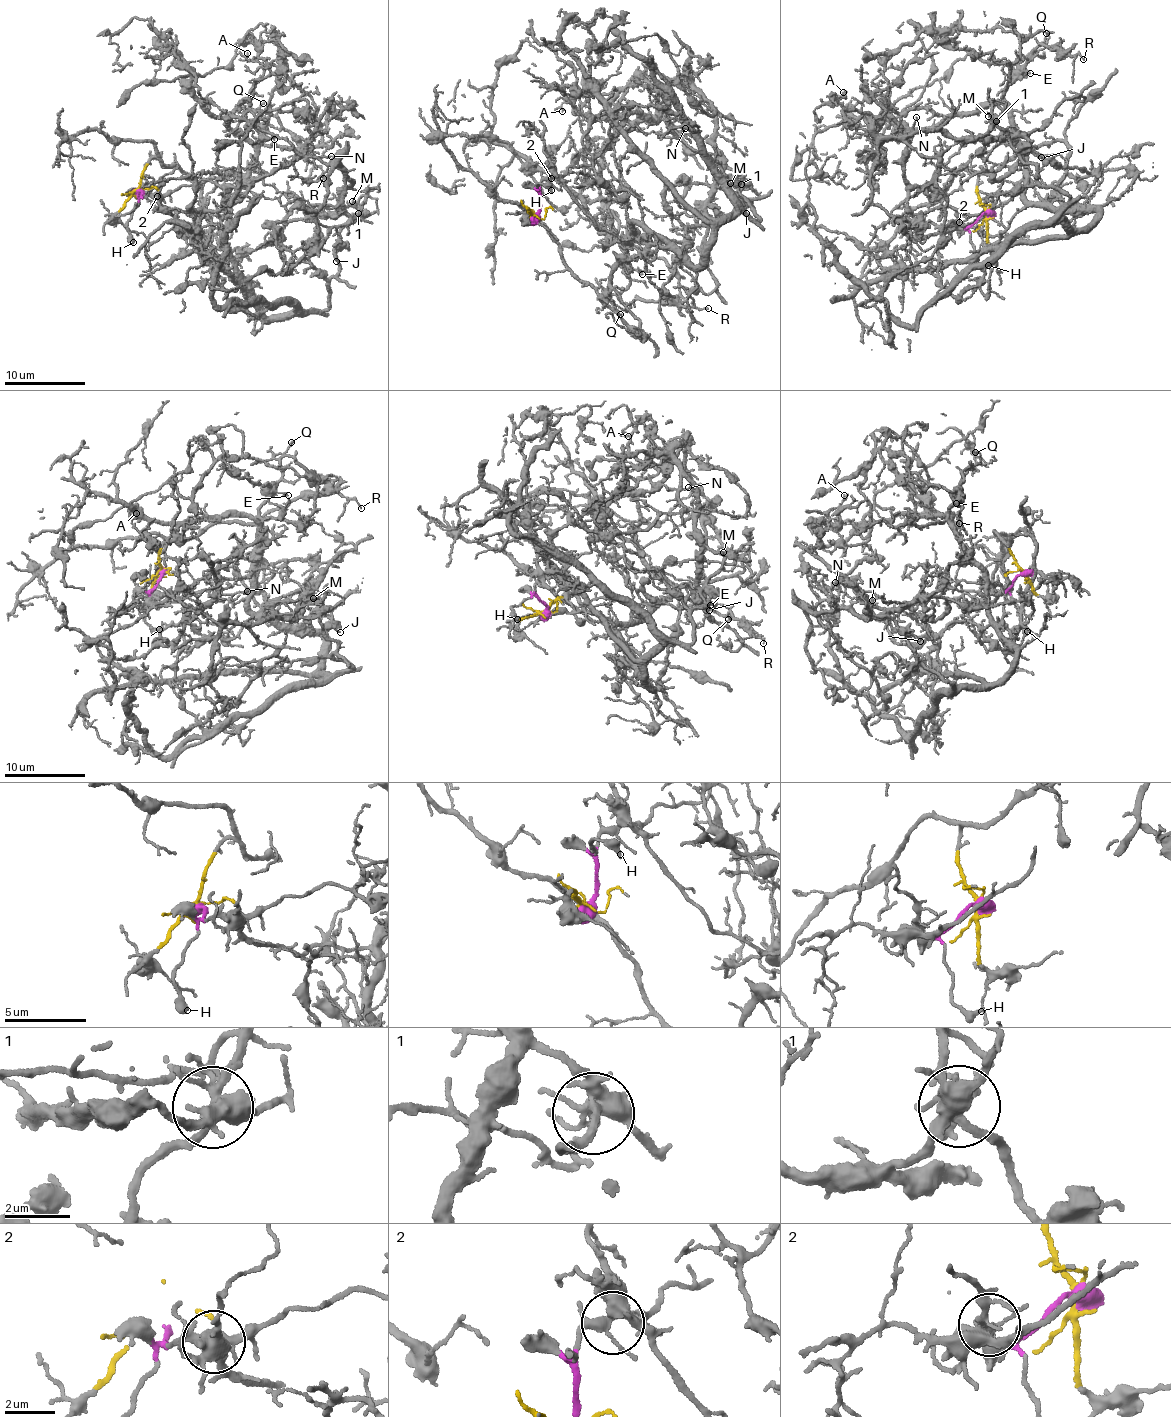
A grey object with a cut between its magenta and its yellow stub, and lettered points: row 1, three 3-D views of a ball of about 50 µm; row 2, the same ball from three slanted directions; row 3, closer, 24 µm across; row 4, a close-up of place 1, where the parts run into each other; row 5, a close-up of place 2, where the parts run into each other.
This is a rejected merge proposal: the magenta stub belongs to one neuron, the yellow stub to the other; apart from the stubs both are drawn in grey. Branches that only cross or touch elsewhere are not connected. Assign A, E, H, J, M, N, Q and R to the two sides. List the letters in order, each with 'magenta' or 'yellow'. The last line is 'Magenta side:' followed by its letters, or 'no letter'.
A: yellow
E: yellow
H: magenta
J: yellow
M: yellow
N: magenta
Q: yellow
R: yellow
Magenta side: H, N

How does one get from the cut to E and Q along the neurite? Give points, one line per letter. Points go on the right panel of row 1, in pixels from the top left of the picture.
E: (986, 213), (979, 175), (1059, 140), (1064, 211), (1025, 196), (1004, 86), (1030, 73)
Q: (986, 213), (979, 175), (1059, 140), (1064, 211), (1025, 196), (1004, 95), (1046, 33)

